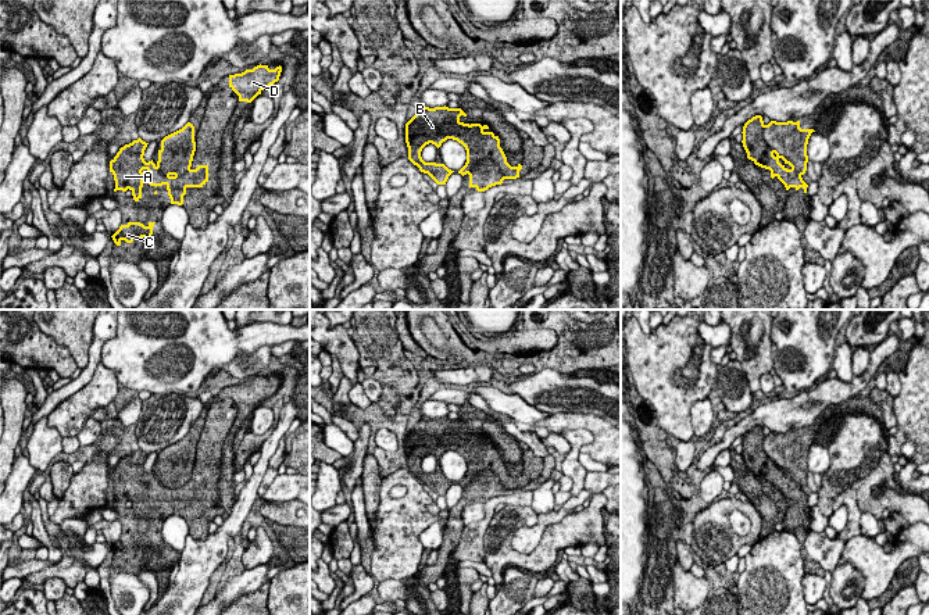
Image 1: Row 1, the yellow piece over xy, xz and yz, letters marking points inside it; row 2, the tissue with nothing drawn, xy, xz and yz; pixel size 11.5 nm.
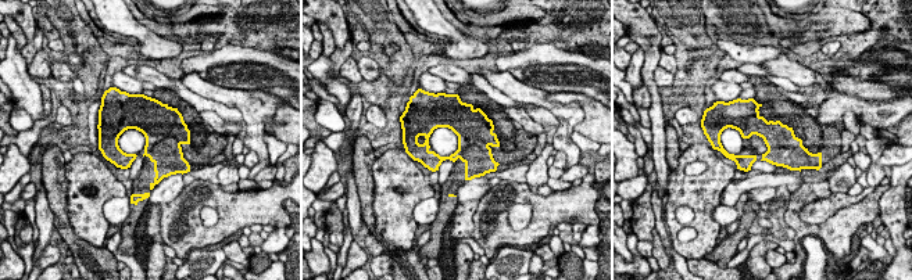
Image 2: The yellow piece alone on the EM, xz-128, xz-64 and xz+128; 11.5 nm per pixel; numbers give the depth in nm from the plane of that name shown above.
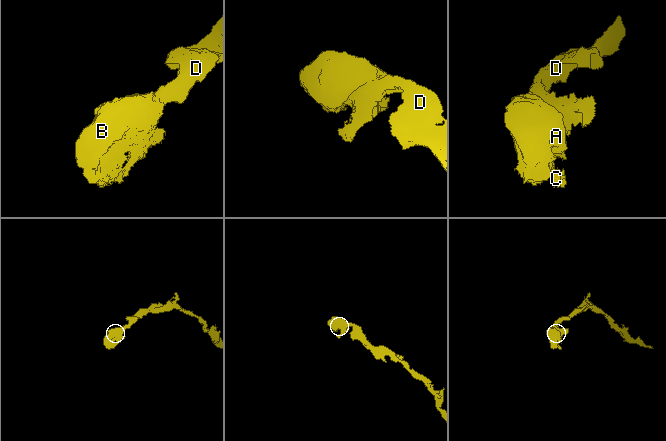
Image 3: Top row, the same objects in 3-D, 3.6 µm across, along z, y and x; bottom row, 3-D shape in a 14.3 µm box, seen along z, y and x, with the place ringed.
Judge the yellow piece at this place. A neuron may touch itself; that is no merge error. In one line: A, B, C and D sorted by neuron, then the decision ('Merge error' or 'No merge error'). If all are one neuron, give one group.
Groups: A B C / D. Merge error

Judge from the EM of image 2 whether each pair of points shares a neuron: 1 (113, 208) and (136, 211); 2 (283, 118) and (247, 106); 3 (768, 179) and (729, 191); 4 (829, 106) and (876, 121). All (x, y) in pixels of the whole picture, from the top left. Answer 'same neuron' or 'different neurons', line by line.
1: different neurons
2: different neurons
3: same neuron
4: same neuron

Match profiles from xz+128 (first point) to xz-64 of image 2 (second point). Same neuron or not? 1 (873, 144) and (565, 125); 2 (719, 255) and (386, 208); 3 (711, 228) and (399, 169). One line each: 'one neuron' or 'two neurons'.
1: one neuron
2: two neurons
3: one neuron

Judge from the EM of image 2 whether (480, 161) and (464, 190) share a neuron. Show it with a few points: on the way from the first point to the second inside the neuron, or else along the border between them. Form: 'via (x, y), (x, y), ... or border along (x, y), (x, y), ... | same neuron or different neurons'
border along (483, 175), (467, 179), (458, 187), (456, 196) | different neurons

